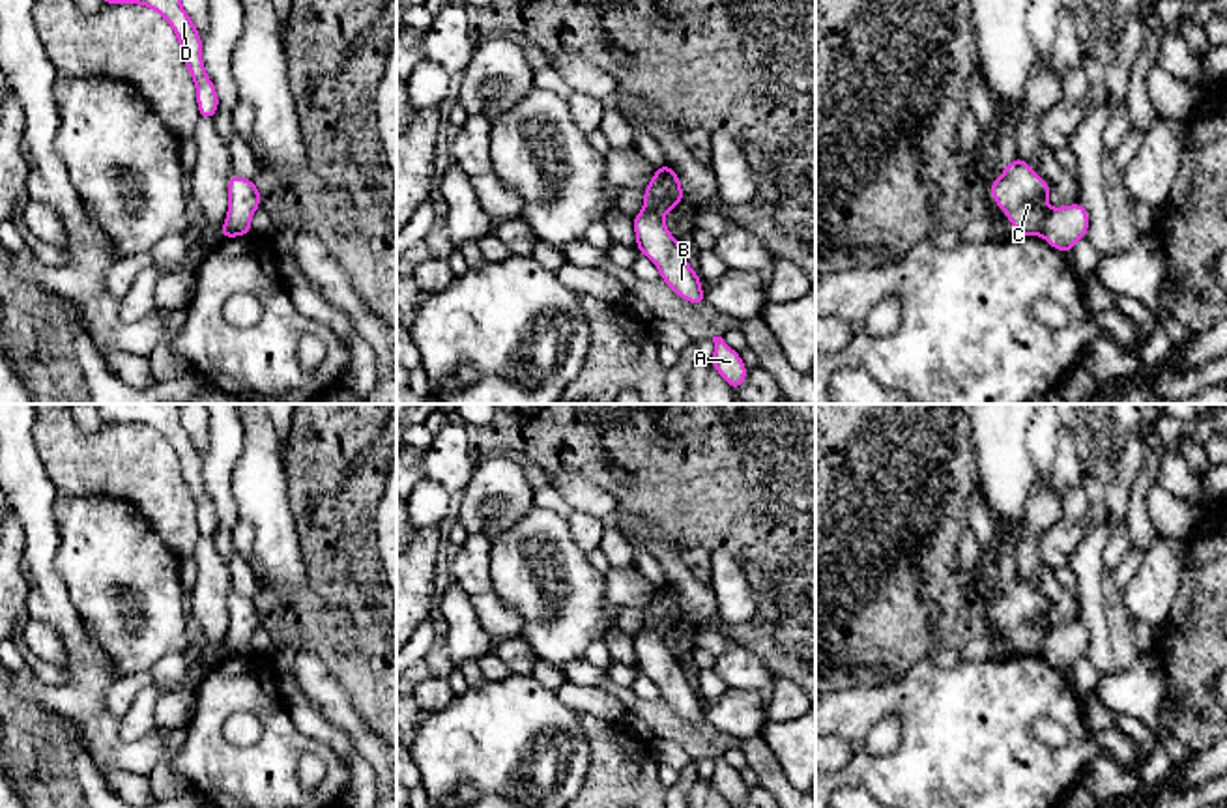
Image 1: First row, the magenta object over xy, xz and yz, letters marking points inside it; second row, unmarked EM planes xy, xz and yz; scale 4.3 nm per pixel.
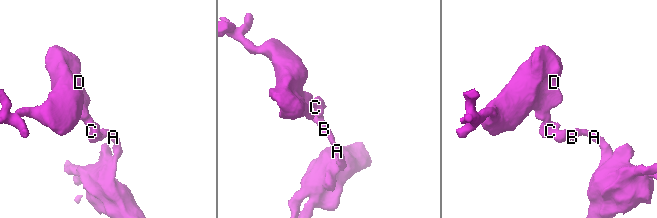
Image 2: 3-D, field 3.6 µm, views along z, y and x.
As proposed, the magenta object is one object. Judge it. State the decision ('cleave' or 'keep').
cleave

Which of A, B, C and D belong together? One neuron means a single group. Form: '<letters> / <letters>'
A B / C D

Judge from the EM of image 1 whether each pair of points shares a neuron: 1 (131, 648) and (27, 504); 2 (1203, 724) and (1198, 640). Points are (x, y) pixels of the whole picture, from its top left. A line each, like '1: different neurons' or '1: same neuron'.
1: different neurons
2: same neuron

